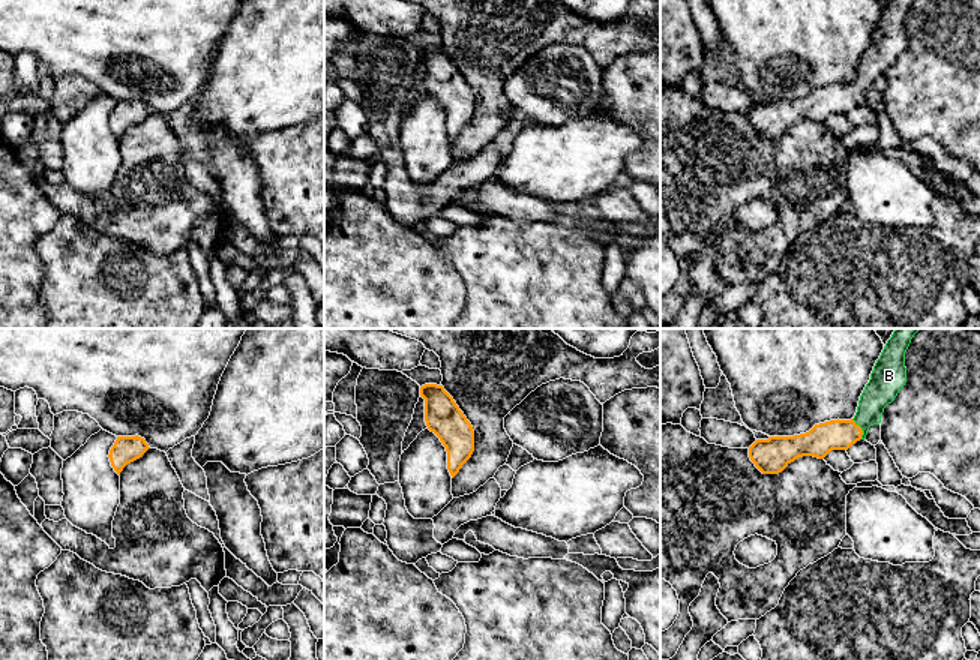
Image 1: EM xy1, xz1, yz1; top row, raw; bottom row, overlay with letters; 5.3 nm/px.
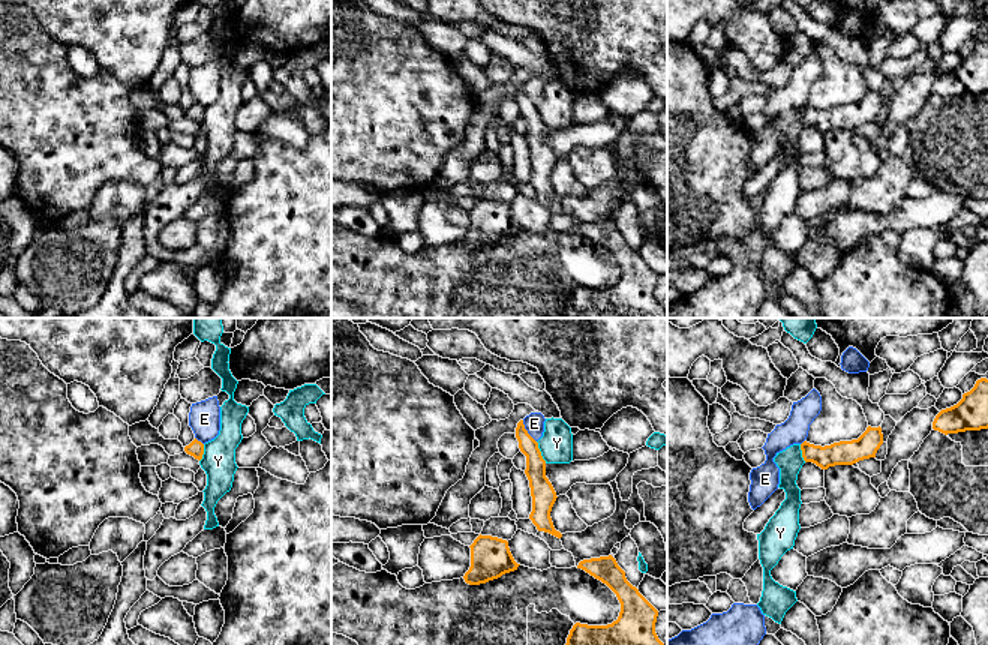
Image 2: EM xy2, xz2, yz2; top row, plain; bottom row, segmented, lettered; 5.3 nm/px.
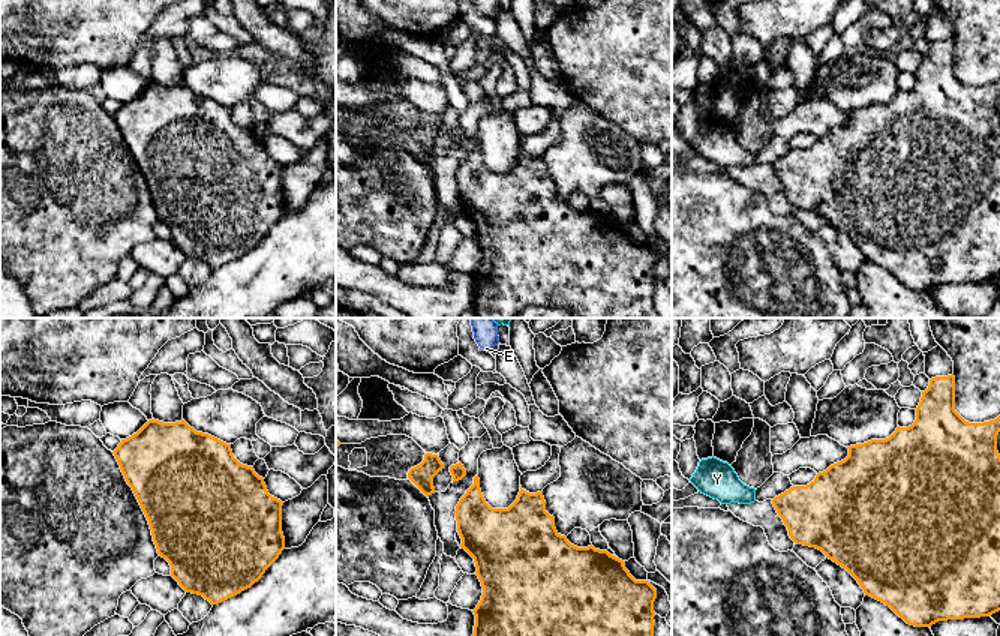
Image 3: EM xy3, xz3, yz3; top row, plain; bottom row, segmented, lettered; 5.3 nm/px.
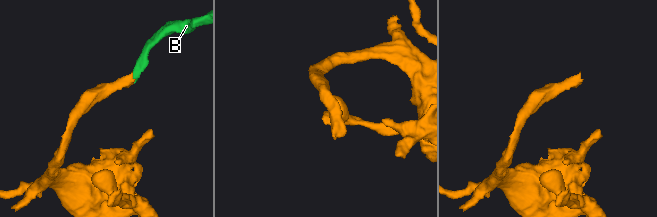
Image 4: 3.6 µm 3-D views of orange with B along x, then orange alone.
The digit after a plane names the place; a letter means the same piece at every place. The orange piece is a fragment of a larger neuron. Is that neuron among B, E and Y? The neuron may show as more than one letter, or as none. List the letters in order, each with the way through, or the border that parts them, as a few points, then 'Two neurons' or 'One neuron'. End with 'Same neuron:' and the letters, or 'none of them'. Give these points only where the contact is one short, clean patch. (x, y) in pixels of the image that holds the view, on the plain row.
B: Path across: yz1 (838, 98), (860, 93), (881, 53). One neuron
E: Boundary: xz2 (522, 84), (526, 96), (535, 105). Two neurons
Y: Boundary: xz2 (535, 105), (546, 126). Two neurons
Same neuron: B

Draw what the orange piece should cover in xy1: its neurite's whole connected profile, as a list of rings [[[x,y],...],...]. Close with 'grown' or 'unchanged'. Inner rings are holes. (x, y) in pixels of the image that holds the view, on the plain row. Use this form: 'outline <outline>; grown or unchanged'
outline [[[138,99],[117,100],[108,118],[111,130],[120,140],[128,128],[140,123],[149,112],[146,104]]]; unchanged

